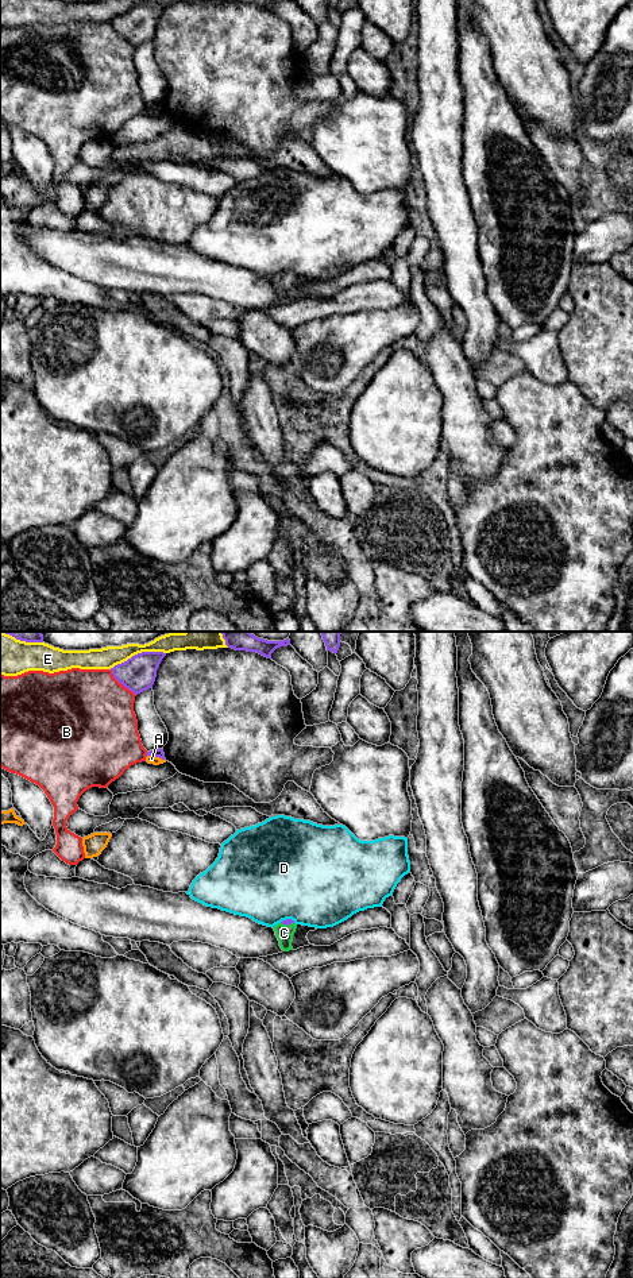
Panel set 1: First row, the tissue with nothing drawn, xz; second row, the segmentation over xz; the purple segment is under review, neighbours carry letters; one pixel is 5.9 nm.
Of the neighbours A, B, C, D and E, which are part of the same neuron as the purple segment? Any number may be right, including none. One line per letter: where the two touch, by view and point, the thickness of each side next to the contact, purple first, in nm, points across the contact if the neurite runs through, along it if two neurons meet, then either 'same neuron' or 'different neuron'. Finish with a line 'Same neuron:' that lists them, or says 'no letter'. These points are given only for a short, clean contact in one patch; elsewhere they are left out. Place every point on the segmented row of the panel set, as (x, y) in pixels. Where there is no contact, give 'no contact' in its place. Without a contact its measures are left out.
A: contact xz (155, 756); calibres 50 and 50 nm; border xz (146, 756), (154, 755), (165, 760); different neuron
B: contact xz (122, 683); calibres 220 and 480 nm; different neuron
C: contact xz (288, 925); calibres 40 and 100 nm; way xz (286, 922), (288, 925), (284, 933); same neuron
D: contact xz (286, 919); calibres 40 and 500 nm; different neuron
E: contact xz (138, 653); calibres 220 and 130 nm; different neuron
Same neuron: C

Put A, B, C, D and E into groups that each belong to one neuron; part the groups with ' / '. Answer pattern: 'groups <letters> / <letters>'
groups A / B / C / D / E

